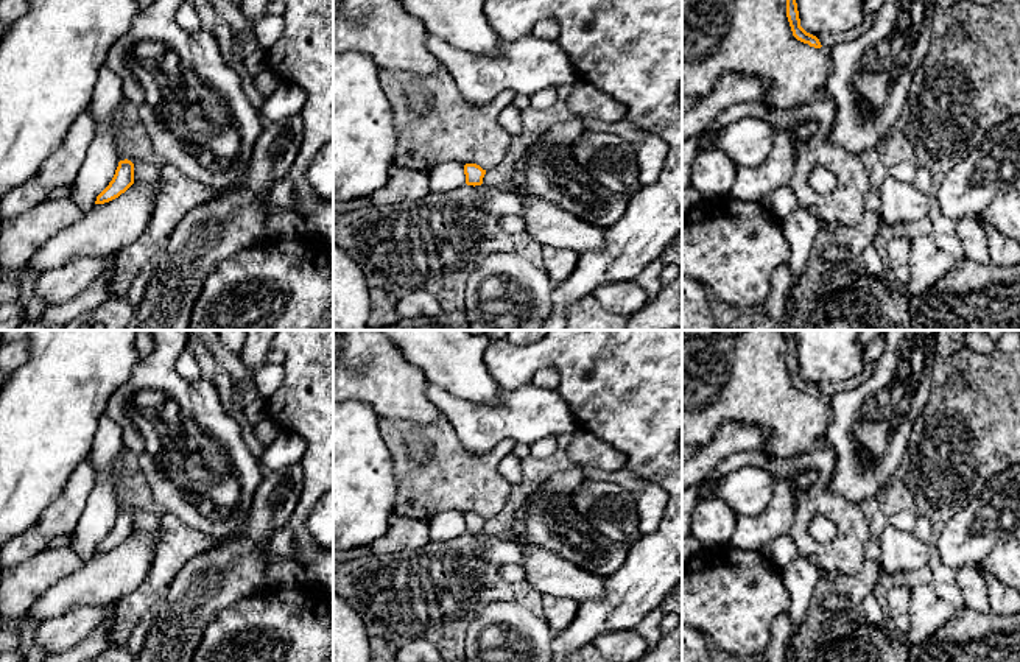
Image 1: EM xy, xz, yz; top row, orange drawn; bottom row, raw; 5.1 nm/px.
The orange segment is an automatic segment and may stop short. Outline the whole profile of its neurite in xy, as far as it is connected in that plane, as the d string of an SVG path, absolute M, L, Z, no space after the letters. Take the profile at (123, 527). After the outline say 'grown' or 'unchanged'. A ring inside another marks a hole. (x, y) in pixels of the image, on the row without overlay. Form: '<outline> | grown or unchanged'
M128 508L120 509L115 523L109 534L97 545L95 553L104 553L121 542L125 542L134 533L134 512Z | unchanged

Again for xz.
M466 512L464 514L464 523L466 523L466 533L475 536L475 534L483 533L483 526L486 523L486 519L483 519L477 512Z | unchanged

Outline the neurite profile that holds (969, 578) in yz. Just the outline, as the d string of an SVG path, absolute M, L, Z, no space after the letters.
M976 565L956 567L956 584L964 597L964 606L981 614L989 612L986 583Z

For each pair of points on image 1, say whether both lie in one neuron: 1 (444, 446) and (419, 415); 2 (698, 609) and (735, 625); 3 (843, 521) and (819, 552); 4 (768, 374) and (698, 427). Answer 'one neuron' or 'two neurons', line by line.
1: two neurons
2: one neuron
3: one neuron
4: one neuron

